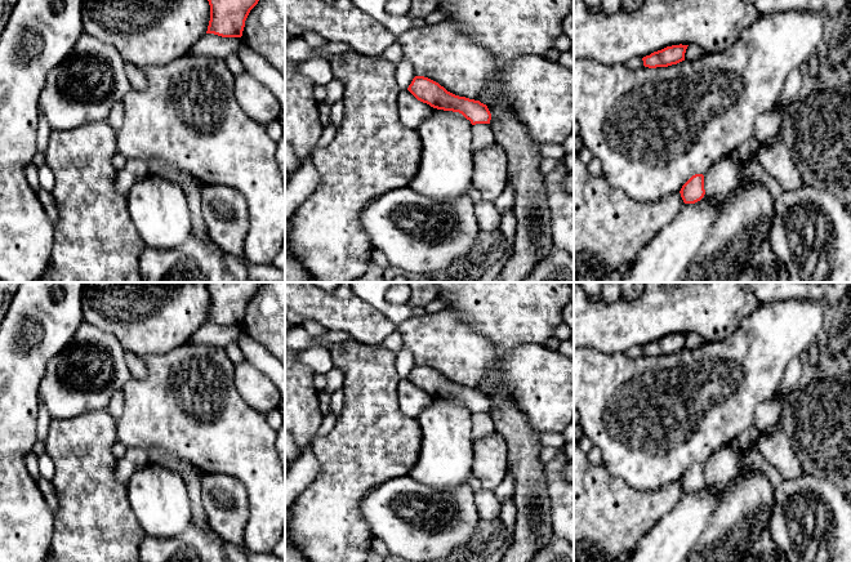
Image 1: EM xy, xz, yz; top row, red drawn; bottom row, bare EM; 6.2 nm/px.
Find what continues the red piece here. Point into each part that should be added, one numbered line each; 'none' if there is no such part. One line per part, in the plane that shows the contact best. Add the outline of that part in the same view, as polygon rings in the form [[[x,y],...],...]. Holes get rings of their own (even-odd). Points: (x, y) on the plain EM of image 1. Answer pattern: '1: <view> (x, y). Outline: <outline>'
none

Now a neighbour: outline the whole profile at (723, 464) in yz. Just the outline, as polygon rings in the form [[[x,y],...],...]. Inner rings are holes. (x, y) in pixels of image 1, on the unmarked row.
[[[725,445],[704,463],[705,486],[718,494],[740,470],[740,454]]]

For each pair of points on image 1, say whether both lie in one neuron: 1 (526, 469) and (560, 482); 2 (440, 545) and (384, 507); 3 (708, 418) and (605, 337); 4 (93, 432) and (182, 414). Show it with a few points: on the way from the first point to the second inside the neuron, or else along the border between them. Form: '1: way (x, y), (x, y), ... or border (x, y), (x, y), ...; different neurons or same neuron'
1: border (544, 464), (544, 484), (551, 507); different neurons
2: way (426, 532), (418, 531), (397, 520); same neuron
3: border (595, 348), (609, 353), (624, 353); different neurons
4: border (115, 420), (117, 440); different neurons

